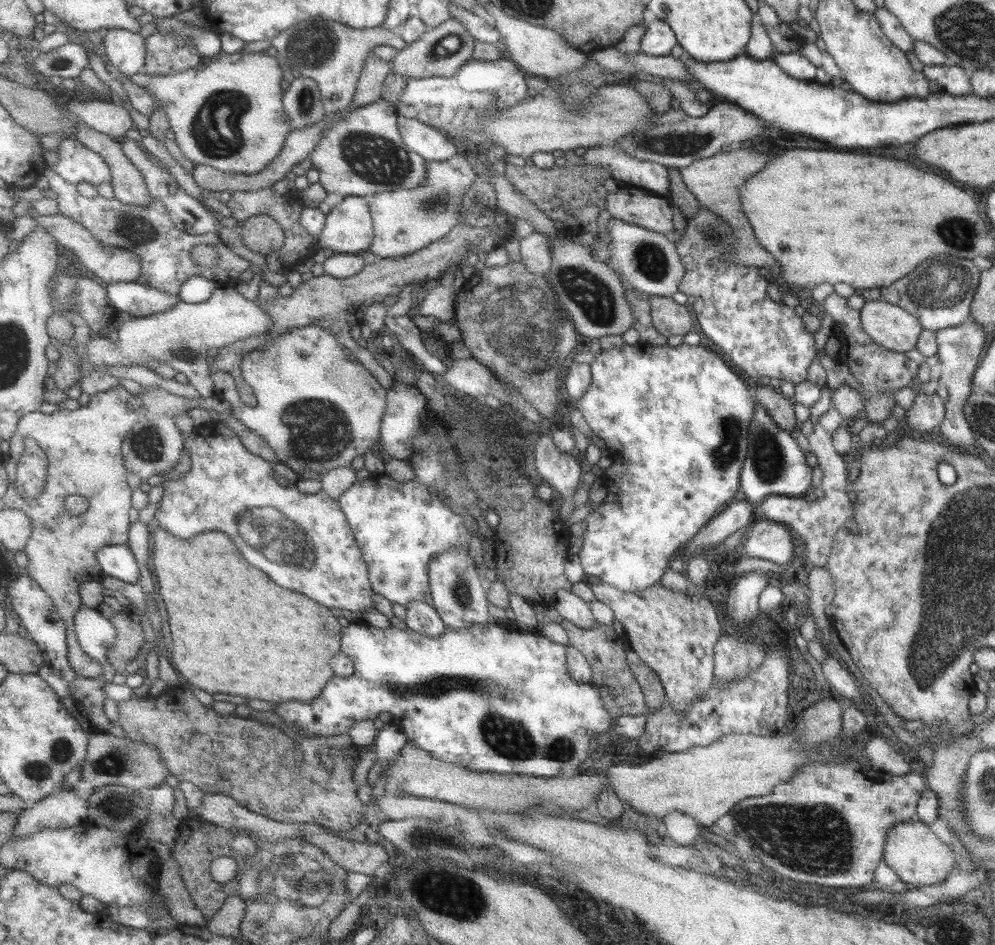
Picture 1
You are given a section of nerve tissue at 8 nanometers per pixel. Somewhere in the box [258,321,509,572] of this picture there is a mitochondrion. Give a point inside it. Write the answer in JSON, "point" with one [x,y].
{"point":[320,431]}

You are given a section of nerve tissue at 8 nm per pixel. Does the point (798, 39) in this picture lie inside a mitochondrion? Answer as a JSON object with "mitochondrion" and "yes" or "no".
{"mitochondrion":"no"}

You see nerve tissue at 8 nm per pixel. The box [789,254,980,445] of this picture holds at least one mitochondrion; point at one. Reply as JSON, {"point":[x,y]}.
{"point":[948,285]}

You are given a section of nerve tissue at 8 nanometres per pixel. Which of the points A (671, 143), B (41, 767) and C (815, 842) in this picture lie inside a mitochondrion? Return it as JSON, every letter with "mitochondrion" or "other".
{"A":"mitochondrion","B":"mitochondrion","C":"mitochondrion"}

